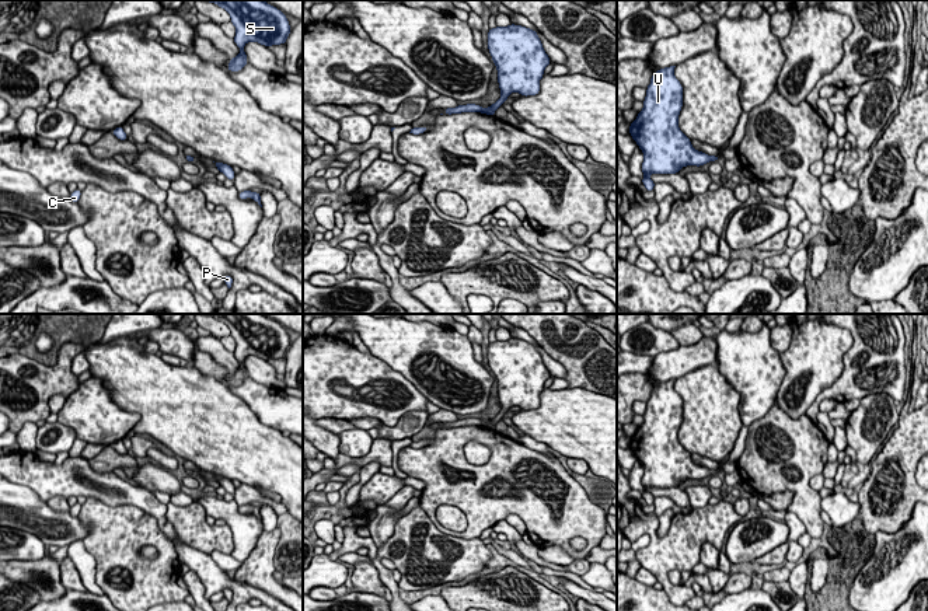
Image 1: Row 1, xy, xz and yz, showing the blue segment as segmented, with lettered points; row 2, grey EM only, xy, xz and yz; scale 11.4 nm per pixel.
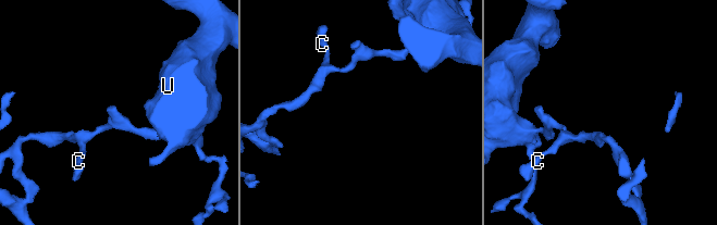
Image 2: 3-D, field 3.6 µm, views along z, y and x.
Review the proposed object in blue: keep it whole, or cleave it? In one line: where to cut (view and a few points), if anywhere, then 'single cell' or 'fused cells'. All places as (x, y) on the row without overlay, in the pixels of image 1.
cut none; single cell

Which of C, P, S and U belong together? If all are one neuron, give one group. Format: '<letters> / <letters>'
C P S U

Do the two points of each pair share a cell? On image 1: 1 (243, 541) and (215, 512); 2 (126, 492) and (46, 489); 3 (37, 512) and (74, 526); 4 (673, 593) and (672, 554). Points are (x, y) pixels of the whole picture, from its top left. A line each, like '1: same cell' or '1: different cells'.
1: same cell
2: same cell
3: same cell
4: same cell

